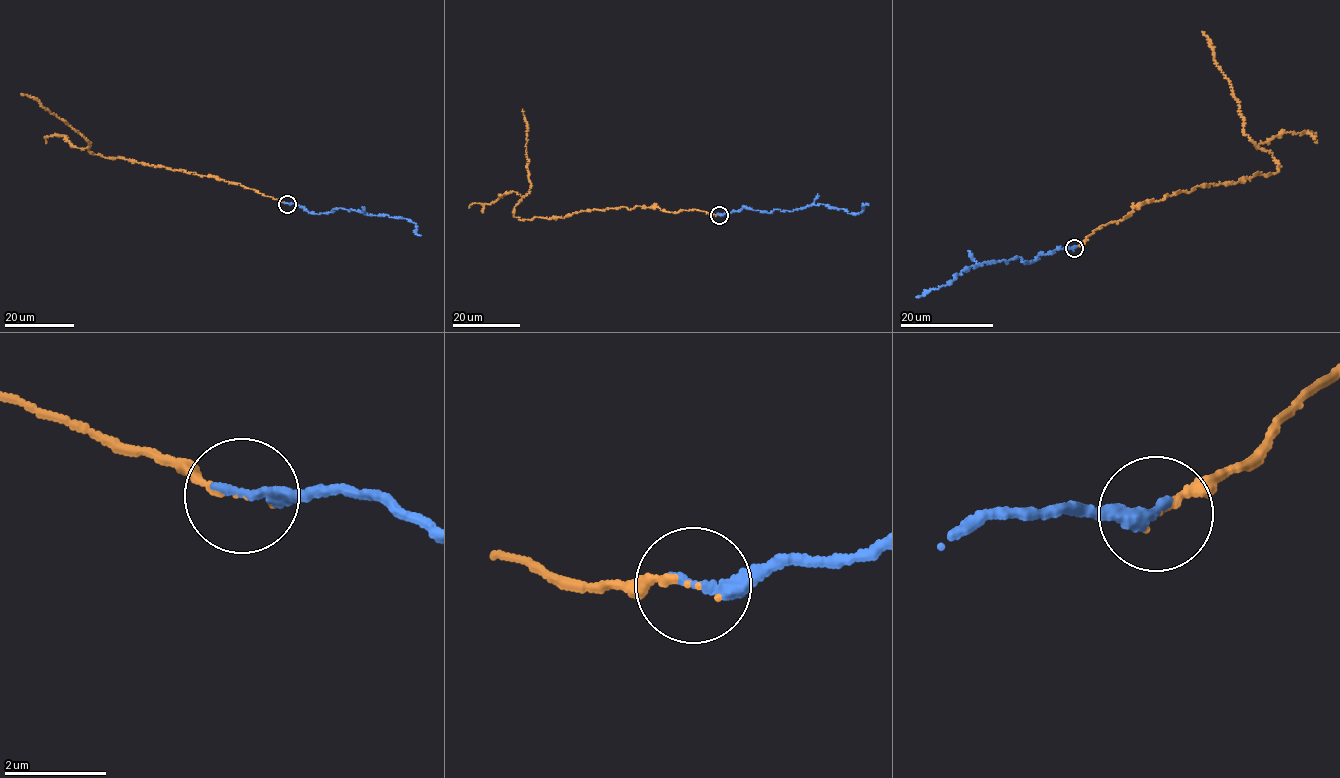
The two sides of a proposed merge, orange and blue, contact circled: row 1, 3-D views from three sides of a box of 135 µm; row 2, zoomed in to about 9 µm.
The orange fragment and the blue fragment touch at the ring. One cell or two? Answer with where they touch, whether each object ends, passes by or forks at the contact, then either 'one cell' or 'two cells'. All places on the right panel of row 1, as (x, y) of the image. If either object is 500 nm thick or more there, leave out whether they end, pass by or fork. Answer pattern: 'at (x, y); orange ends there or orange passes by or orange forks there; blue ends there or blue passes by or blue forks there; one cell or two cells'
at (1074, 248); orange ends there; blue ends there; one cell

